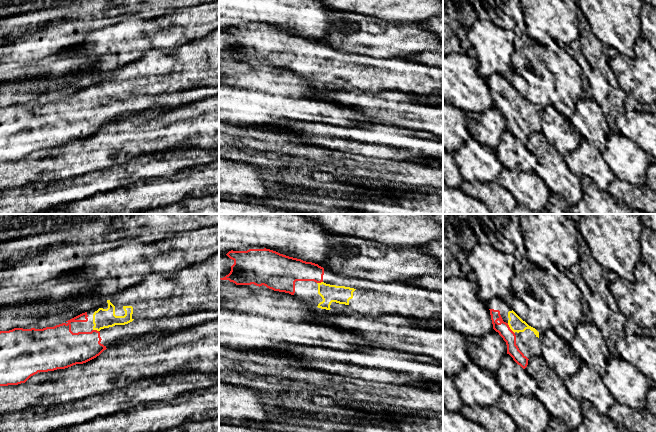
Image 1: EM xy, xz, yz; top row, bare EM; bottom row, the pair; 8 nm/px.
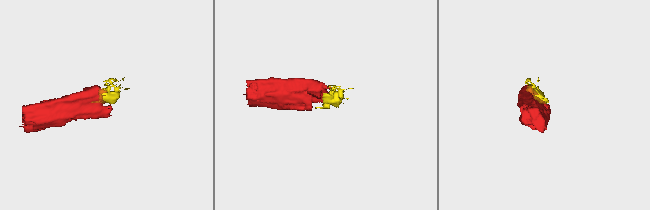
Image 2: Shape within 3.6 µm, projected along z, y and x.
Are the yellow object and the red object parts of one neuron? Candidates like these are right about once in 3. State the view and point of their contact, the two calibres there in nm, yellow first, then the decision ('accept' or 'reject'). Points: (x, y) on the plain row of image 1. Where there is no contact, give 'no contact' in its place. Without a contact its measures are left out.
yz (510, 104) | 120/100 nm | accept

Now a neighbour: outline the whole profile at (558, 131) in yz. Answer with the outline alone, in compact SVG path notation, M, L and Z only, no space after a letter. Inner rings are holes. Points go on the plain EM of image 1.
M550 104L539 108L539 111L542 113L541 132L548 143L562 155L573 152L578 147L582 137L574 130L571 122Z

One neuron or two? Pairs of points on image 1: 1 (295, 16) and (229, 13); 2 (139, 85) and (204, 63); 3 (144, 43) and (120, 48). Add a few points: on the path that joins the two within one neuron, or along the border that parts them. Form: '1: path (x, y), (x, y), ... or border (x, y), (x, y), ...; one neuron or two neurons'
1: path (279, 12), (245, 12); one neuron
2: path (155, 73), (181, 70), (188, 67); one neuron
3: path (138, 46), (126, 48); one neuron

